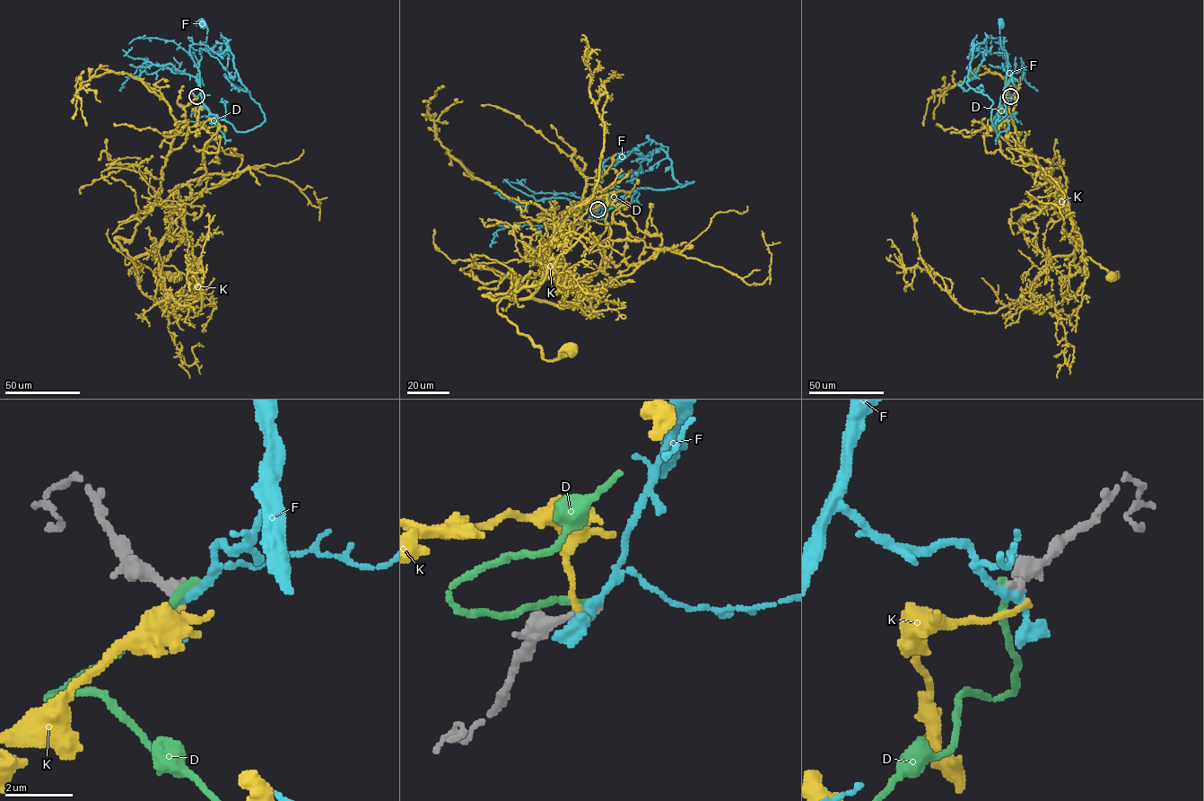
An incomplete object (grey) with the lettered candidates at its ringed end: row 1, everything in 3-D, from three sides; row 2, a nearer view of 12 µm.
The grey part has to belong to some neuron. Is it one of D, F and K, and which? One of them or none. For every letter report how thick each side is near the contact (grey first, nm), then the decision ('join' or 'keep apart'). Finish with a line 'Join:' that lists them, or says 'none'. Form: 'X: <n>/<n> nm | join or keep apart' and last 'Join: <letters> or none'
D: 360/240 nm | keep apart
F: 360/240 nm | join
K: 360/170 nm | keep apart
Join: F

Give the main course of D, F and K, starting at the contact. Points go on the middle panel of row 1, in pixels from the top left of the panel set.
D: (598, 209), (589, 208), (602, 199), (627, 191)
F: (597, 209), (603, 198), (599, 205), (604, 205), (613, 193), (606, 196)
K: (597, 210), (587, 204), (560, 224), (547, 273), (484, 294), (504, 297), (497, 311), (545, 359), (571, 349)

